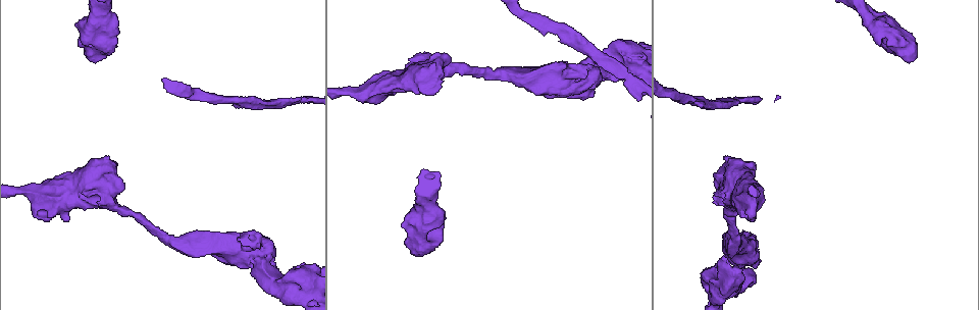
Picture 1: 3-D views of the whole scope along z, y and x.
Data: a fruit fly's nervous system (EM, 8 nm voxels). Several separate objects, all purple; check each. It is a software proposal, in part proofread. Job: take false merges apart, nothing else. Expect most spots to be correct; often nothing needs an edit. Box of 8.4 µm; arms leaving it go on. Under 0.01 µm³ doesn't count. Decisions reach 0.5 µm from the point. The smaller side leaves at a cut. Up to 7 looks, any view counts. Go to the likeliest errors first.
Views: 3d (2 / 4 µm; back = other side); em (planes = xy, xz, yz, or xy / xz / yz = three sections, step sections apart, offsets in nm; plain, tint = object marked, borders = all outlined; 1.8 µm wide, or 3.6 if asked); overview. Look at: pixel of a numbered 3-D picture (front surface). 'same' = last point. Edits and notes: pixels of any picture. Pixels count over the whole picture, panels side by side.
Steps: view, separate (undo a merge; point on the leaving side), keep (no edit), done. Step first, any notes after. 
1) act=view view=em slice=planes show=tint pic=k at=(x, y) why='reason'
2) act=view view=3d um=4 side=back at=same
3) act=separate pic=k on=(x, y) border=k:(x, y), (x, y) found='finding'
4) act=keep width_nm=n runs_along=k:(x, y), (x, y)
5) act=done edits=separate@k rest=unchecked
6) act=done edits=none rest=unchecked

act=view view=3d um=4 pic=1 at=(874, 27) why='sudden change in width'

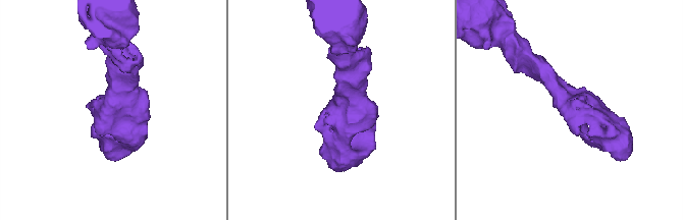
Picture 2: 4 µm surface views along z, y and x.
act=view view=em slice=xz step=8 show=tint pic=2 at=(111, 106)

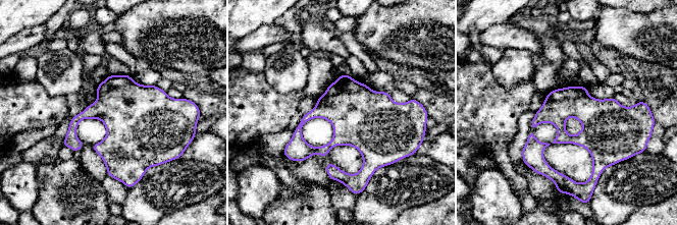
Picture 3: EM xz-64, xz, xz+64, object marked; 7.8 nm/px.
act=keep found='one neuron here'

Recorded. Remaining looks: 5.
act=view view=em um=3.6 slice=planes show=tint pic=1 at=(734, 174) why='calibre changes'

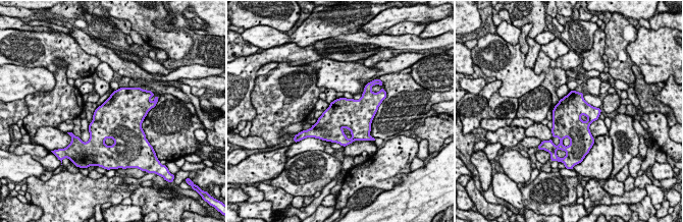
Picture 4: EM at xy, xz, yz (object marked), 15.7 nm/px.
act=keep found='one neuron here'

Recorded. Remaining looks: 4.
act=view view=3d um=4 pic=1 at=(306, 289)

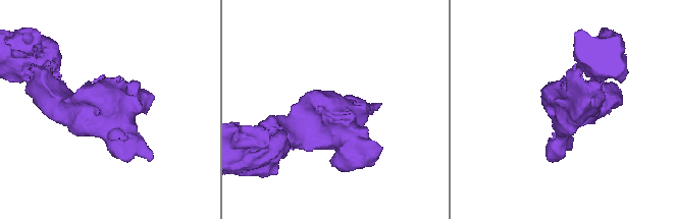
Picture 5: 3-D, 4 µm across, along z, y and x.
act=view view=em um=3.6 slice=xz step=4 show=plain pic=5 at=(111, 116) why='need the tissue'

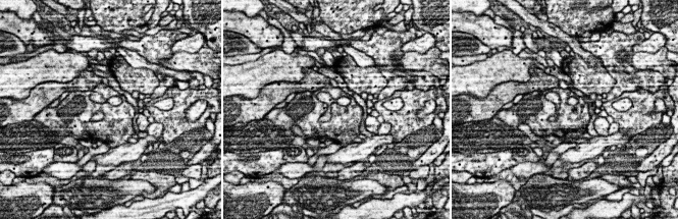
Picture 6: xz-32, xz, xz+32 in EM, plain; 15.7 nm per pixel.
act=view view=em um=3.6 slice=xz step=4 show=tint at=same why='where the object lies'

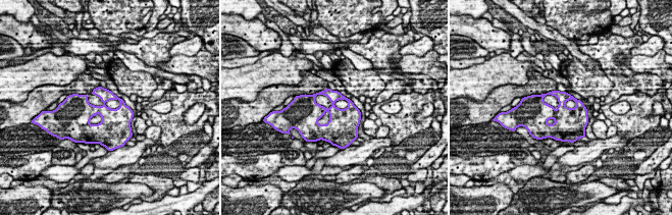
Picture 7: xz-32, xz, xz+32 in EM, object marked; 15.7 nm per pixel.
act=keep found='continuous, no second neuron'

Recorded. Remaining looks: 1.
act=done edits=none rest=unchecked

